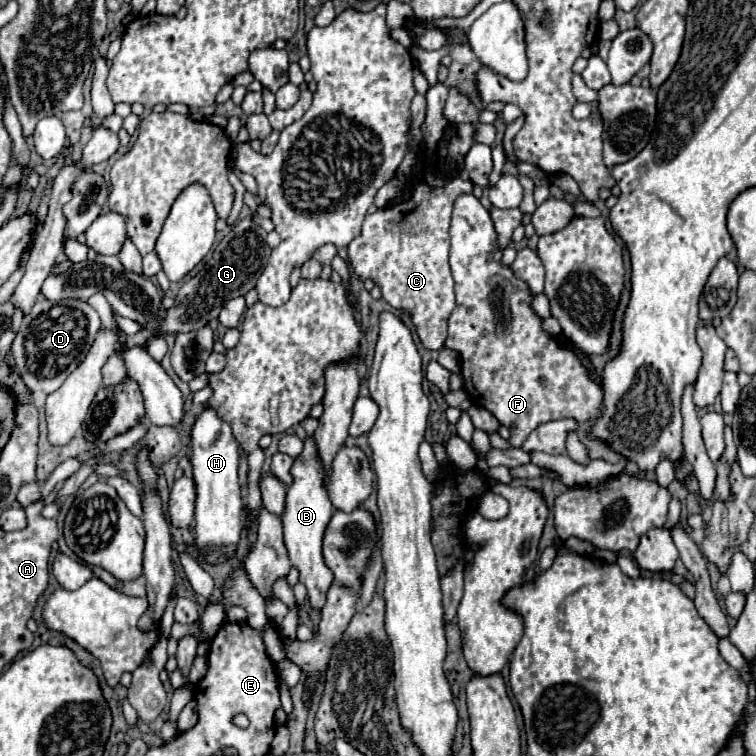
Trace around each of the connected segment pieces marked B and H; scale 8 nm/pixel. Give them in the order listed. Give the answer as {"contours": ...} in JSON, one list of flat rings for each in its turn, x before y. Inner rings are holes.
{"contours":[[[306,439,304,443,304,453,296,457,296,463,292,467,292,477,294,483,288,487,286,495,286,511,282,515,282,525,284,525,284,545,290,557,292,567,298,569,300,577,298,583,302,583,308,591,308,601,314,611,320,611,326,601,326,593,330,585,334,583,334,573,326,567,324,557,322,557,322,537,324,531,332,519,332,503,328,499,326,487,324,487,324,471,316,453,316,445,312,439]],[[204,407,194,421,190,433,190,449,192,449,192,473,196,483,196,543,206,547,214,545,216,551,208,555,208,563,218,563,226,555,236,551,244,529,244,505,240,497,238,485,238,441,226,421,222,421,214,407]]]}

